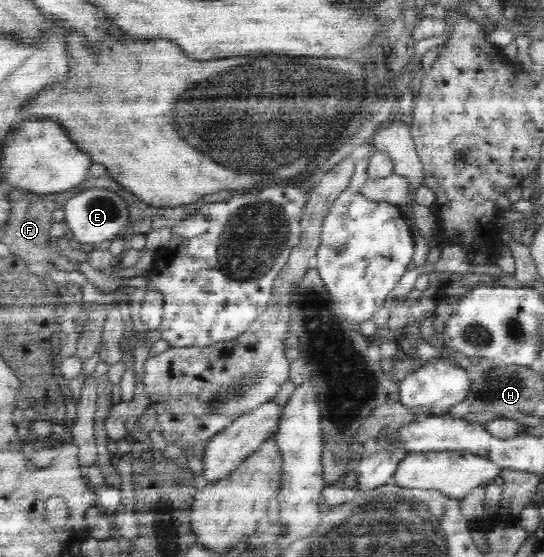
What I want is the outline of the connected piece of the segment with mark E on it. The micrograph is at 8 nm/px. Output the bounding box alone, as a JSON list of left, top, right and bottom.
[63,188,130,244]

